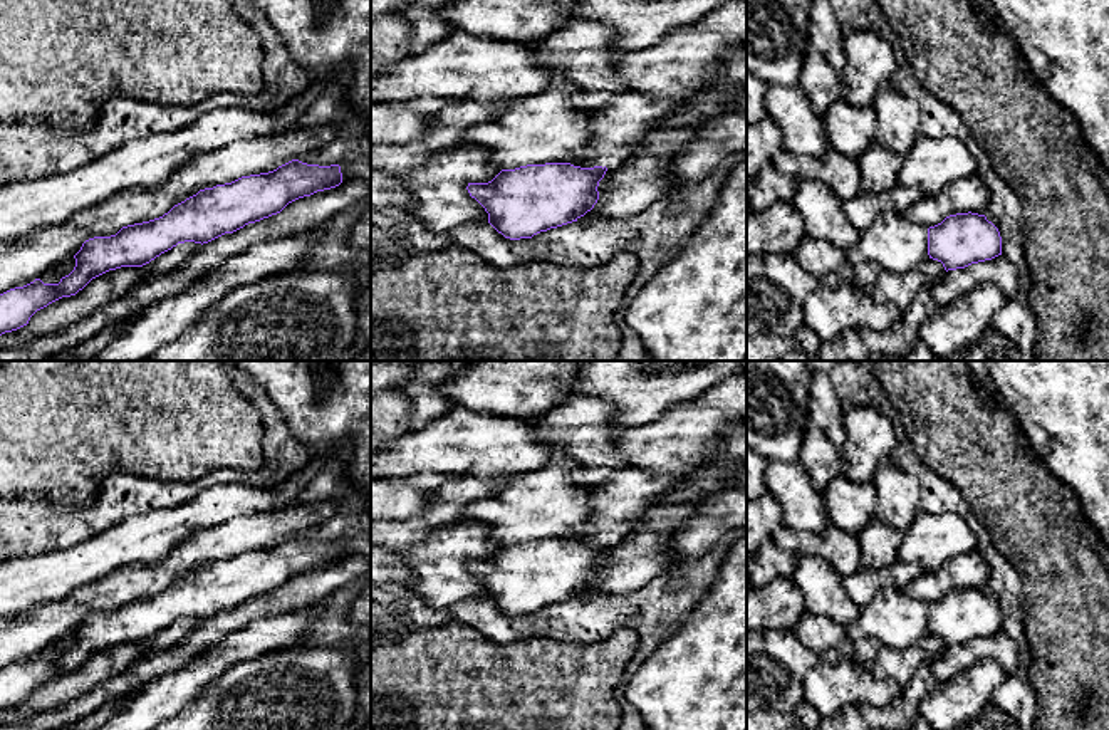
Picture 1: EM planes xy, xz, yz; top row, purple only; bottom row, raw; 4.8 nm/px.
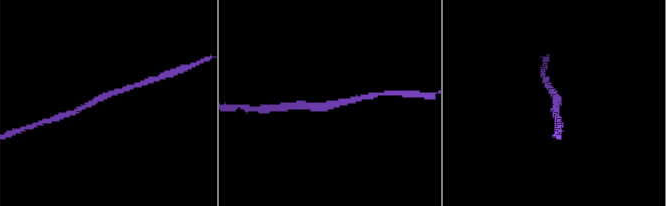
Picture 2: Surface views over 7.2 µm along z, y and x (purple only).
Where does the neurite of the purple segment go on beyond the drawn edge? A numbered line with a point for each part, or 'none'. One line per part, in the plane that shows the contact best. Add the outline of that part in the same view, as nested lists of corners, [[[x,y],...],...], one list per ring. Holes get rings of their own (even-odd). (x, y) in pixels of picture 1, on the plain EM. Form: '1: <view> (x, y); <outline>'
none

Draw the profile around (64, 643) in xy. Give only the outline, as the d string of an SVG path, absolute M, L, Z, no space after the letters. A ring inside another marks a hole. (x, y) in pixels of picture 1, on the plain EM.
M74 631L60 636L57 641L50 643L45 649L42 649L39 654L44 660L59 660L62 653L69 651L75 643Z

